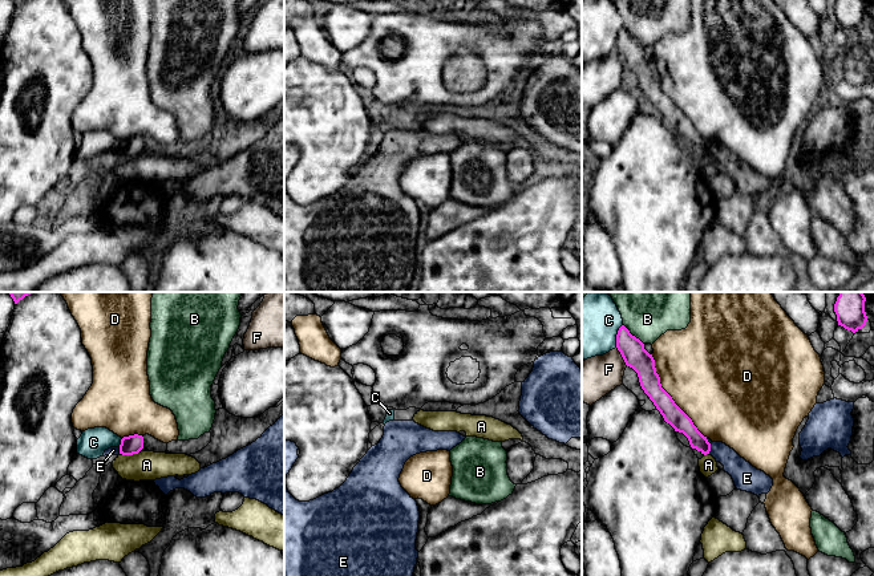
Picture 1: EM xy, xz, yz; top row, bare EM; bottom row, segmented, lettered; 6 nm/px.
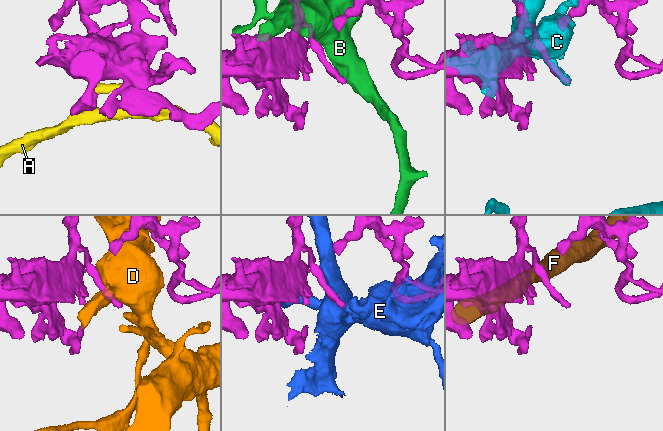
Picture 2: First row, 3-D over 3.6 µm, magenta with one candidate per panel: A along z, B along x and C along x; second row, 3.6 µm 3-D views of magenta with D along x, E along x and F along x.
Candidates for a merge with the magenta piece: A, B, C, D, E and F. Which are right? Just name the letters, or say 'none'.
none

